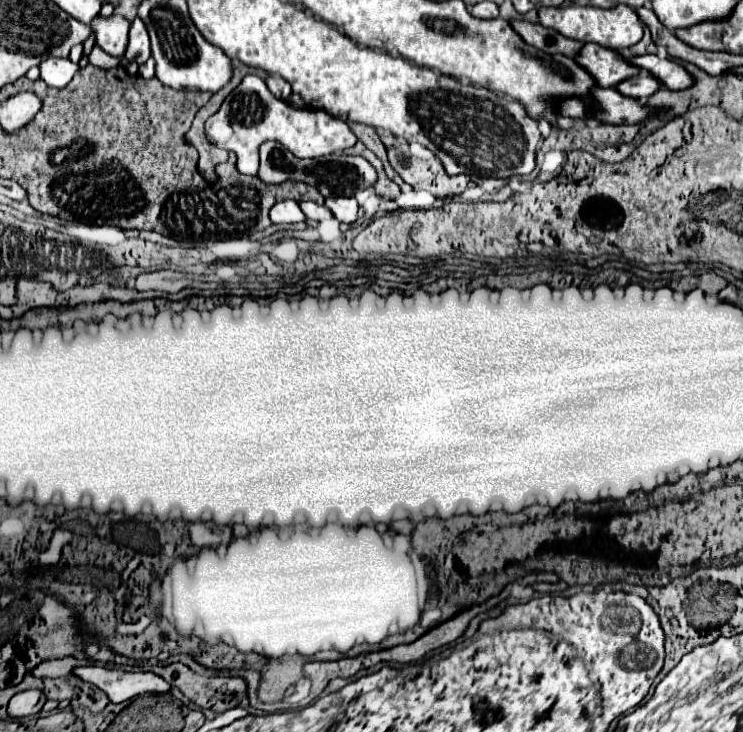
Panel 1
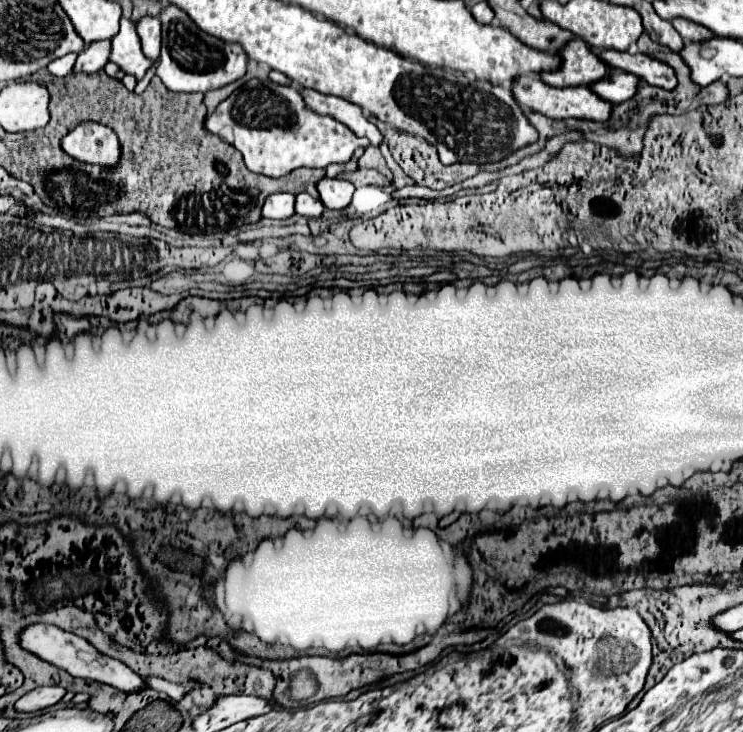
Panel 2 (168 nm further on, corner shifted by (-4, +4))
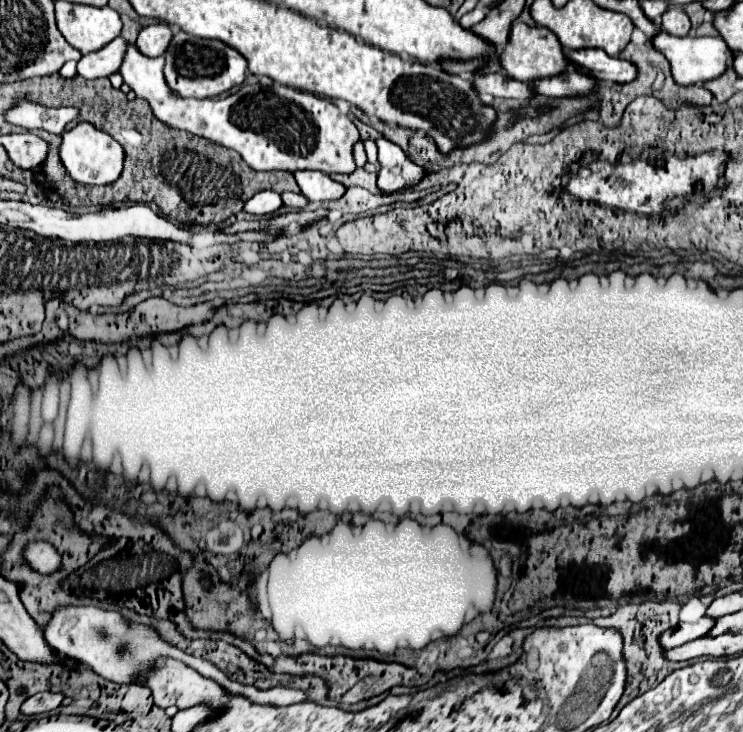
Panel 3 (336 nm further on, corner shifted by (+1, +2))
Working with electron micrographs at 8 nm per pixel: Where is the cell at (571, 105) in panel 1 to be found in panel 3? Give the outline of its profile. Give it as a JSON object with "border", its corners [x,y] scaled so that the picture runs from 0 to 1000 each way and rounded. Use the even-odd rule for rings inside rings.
{"border":[[[646,101],[646,104],[638,104],[635,107],[638,112],[638,120],[641,126],[646,128],[662,128],[662,131],[670,131],[670,134],[694,134],[694,137],[713,137],[721,131],[719,120],[713,115],[705,115],[700,109],[689,109],[678,101]]]}

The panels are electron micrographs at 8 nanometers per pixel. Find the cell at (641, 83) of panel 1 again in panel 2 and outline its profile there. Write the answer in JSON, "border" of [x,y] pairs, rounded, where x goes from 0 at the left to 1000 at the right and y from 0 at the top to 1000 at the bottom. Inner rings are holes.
{"border":[[[820,96],[814,107],[793,115],[793,123],[801,126],[814,139],[844,139],[857,126],[860,109],[852,101],[841,101],[838,96]]]}

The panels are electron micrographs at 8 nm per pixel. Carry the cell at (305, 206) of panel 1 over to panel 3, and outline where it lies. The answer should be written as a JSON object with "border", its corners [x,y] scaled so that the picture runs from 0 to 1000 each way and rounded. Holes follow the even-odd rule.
{"border":[[[382,262],[380,273],[382,273],[382,281],[388,281],[393,290],[404,290],[417,279],[409,265],[393,265],[393,262]]]}

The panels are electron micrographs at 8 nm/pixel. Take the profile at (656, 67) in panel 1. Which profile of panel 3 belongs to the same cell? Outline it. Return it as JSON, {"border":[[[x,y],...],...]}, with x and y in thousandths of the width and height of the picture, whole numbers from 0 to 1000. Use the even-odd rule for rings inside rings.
{"border":[[[783,66],[783,68],[764,68],[764,82],[775,96],[783,96],[786,101],[802,107],[802,109],[821,109],[845,115],[856,109],[856,90],[845,82],[821,79],[813,68],[799,66]]]}

